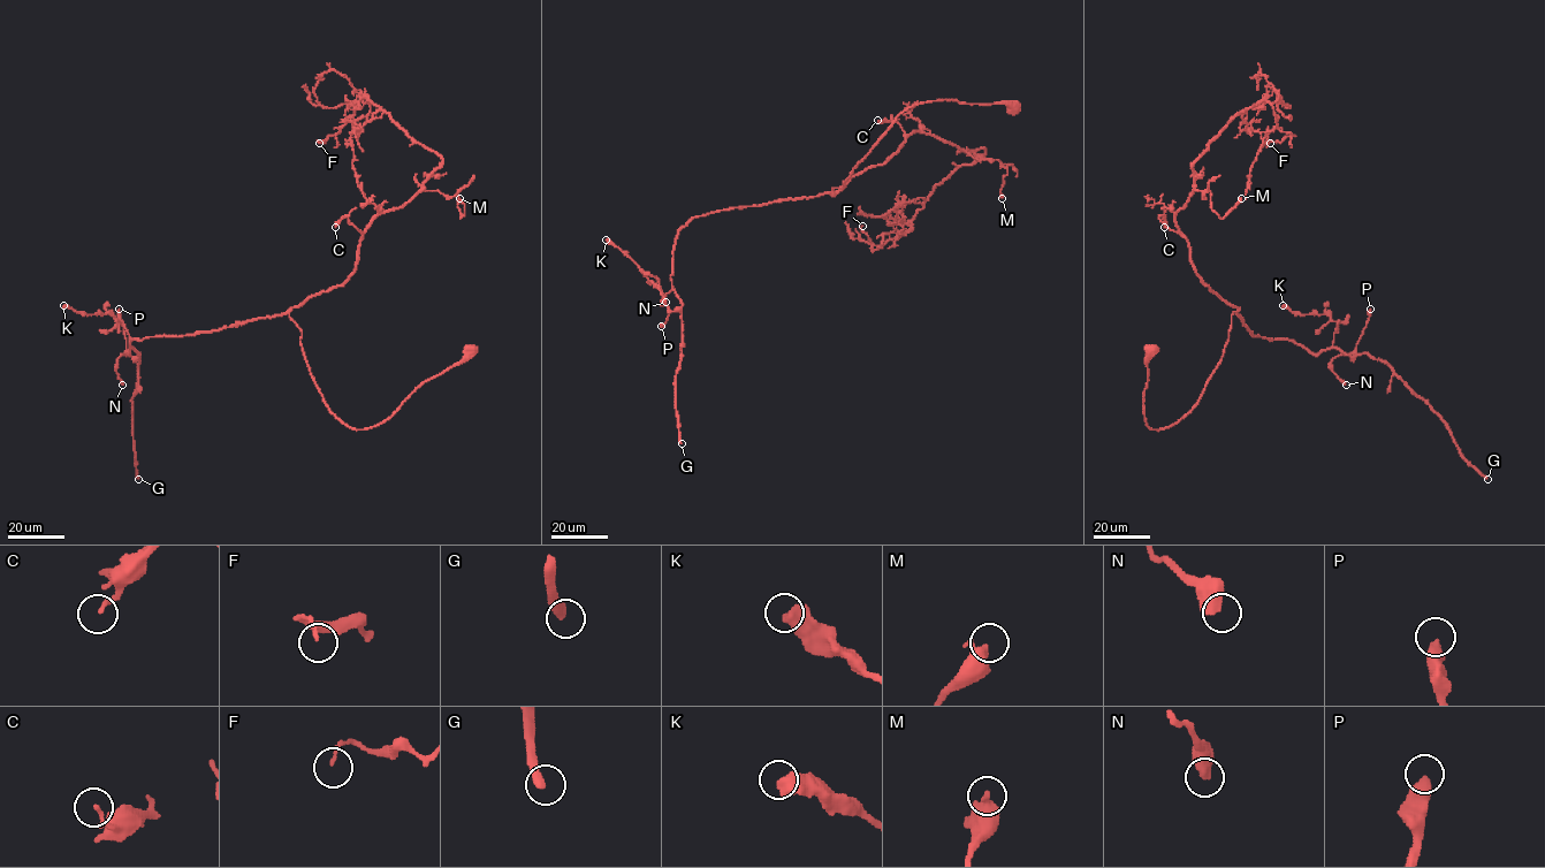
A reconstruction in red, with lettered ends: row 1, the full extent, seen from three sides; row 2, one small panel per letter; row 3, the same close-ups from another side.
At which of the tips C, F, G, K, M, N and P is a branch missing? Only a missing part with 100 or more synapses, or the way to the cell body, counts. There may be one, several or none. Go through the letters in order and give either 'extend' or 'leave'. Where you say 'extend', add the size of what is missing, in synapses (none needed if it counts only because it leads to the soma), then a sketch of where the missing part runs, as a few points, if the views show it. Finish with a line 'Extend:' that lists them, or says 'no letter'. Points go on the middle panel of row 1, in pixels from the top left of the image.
C: leave
F: leave
G: extend | 190 syn
K: leave
M: leave
N: leave
P: leave
Extend: G

